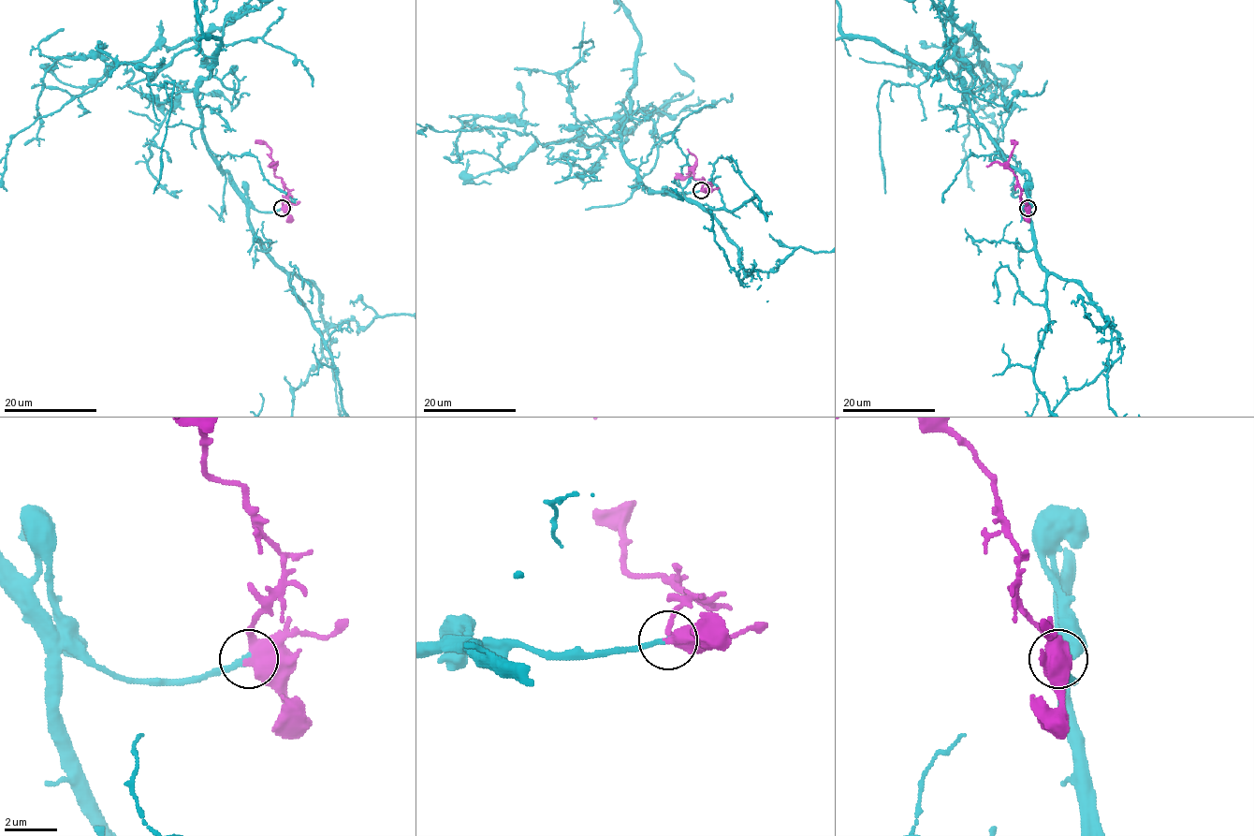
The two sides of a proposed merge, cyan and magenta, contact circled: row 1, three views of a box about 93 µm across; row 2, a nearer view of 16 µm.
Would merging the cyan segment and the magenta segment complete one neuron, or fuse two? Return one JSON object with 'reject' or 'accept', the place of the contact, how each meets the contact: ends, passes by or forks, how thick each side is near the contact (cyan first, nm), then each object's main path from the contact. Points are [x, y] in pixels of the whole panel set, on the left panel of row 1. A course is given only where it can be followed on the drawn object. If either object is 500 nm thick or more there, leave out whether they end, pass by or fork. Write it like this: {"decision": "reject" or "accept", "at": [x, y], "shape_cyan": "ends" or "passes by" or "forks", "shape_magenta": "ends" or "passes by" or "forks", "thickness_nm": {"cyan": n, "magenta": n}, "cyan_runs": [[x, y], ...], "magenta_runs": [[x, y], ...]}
{"decision": "accept", "at": [282, 208], "shape_cyan": "ends", "shape_magenta": "passes by", "thickness_nm": {"cyan": 190, "magenta": 480}, "magenta_runs": [[283, 208], [288, 191], [284, 182], [274, 174], [270, 150], [255, 139]]}

